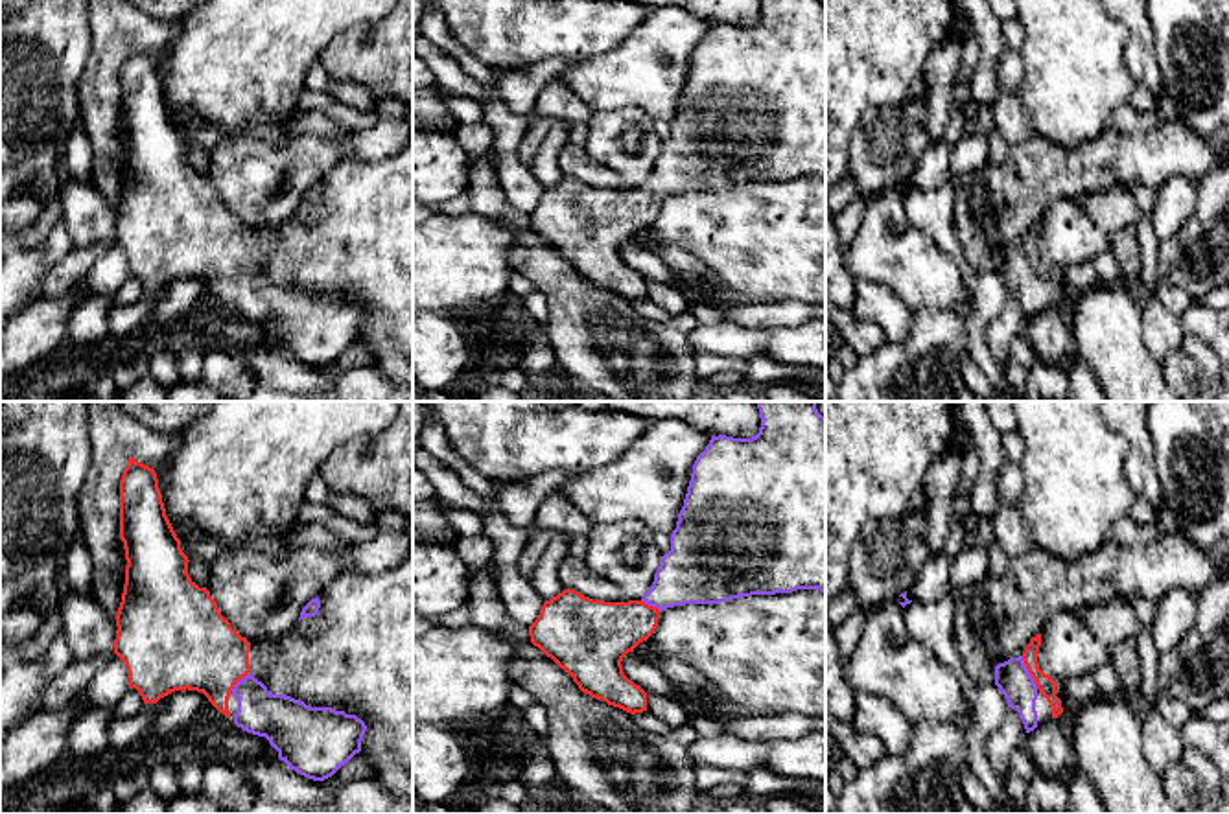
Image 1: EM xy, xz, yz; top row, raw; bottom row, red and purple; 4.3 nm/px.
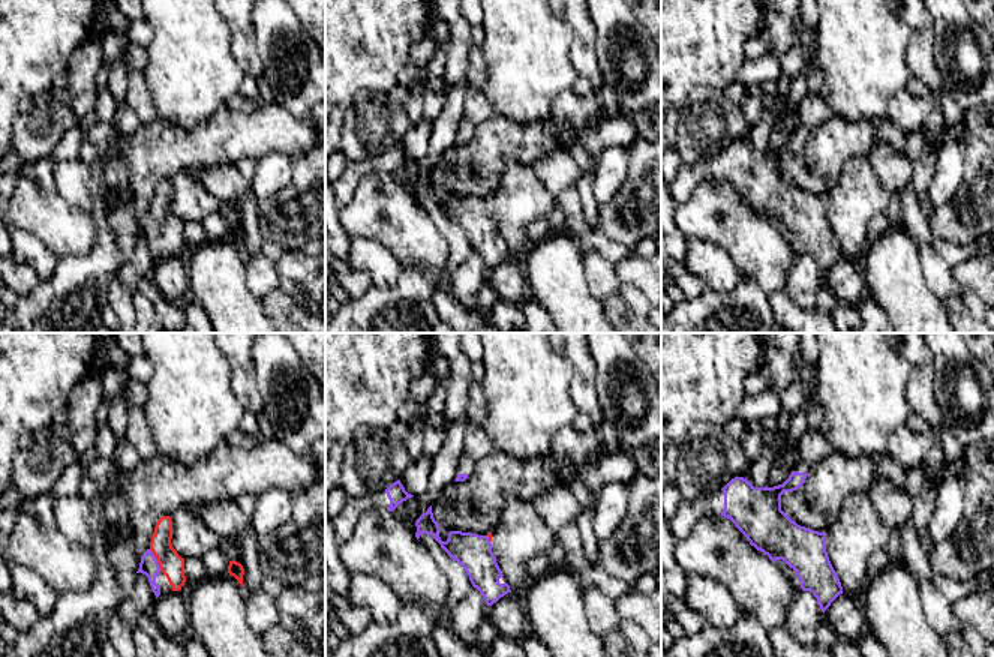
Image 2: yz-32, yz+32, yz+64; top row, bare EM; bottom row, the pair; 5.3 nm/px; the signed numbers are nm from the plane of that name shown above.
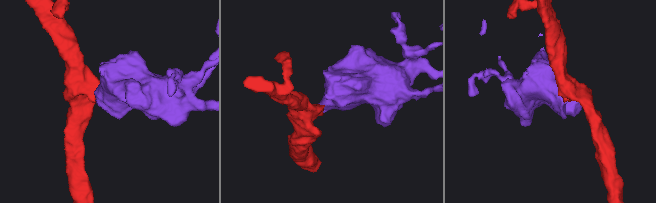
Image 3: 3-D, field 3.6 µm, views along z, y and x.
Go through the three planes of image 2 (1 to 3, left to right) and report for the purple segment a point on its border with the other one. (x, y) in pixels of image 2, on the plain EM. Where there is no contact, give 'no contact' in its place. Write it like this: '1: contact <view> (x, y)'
1: contact yz-32 (156, 222)
2: contact yz+32 (489, 203)
3: no contact

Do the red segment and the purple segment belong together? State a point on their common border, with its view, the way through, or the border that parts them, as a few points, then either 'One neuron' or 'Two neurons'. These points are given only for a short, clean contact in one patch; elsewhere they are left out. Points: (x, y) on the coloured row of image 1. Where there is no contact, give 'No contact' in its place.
Touches red at yz (1029, 671). Path across: yz (1045, 684), (1029, 671), (1012, 676). One neuron

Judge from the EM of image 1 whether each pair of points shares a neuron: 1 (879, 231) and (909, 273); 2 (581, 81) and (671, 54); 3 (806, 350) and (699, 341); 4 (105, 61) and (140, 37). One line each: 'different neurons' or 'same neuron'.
1: same neuron
2: same neuron
3: same neuron
4: same neuron

